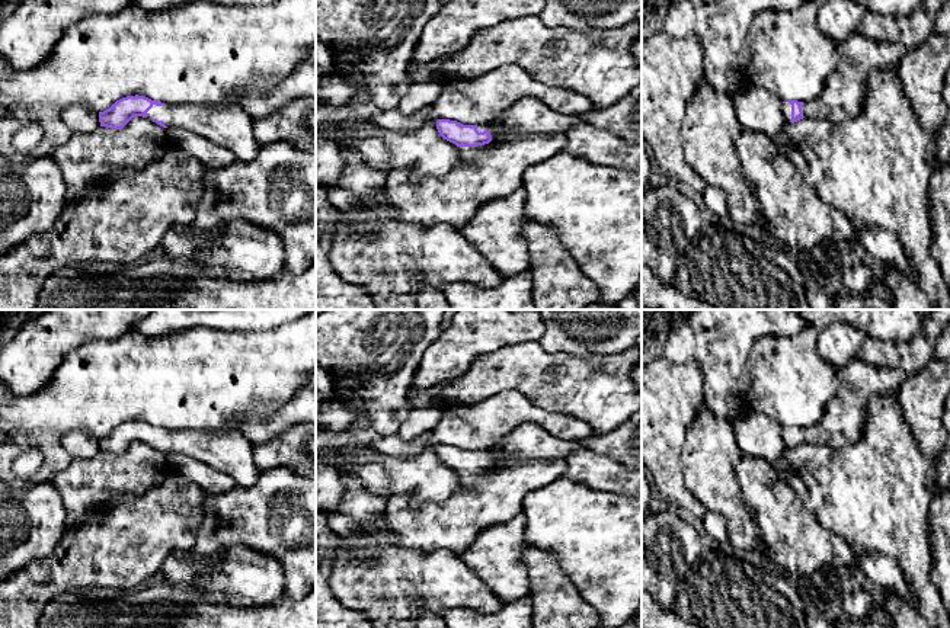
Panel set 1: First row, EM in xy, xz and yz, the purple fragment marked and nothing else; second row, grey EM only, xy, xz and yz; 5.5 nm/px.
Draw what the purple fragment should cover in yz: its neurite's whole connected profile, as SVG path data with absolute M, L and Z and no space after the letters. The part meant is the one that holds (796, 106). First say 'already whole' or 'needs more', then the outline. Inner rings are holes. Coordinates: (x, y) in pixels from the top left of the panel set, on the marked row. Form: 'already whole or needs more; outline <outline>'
needs more; outline M858 32L837 45L839 63L829 74L822 93L809 102L789 100L783 105L786 122L803 118L841 124L855 119L864 109L870 76L879 70L898 68L906 54L902 44L874 42Z

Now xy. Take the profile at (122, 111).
needs more; outline M127 96L99 112L100 126L121 129L134 116L148 118L163 128L180 128L233 151L240 161L252 161L260 145L253 135L253 119L242 106L169 106L145 96Z

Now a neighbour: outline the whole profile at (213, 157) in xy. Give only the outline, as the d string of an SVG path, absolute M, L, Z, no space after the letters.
M164 128L172 147L195 157L205 170L220 170L234 163L231 150L217 145L205 137L180 128Z

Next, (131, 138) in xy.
M134 116L121 129L99 126L92 132L73 132L52 158L60 167L71 206L89 188L103 188L124 167L145 167L170 147L163 126Z

